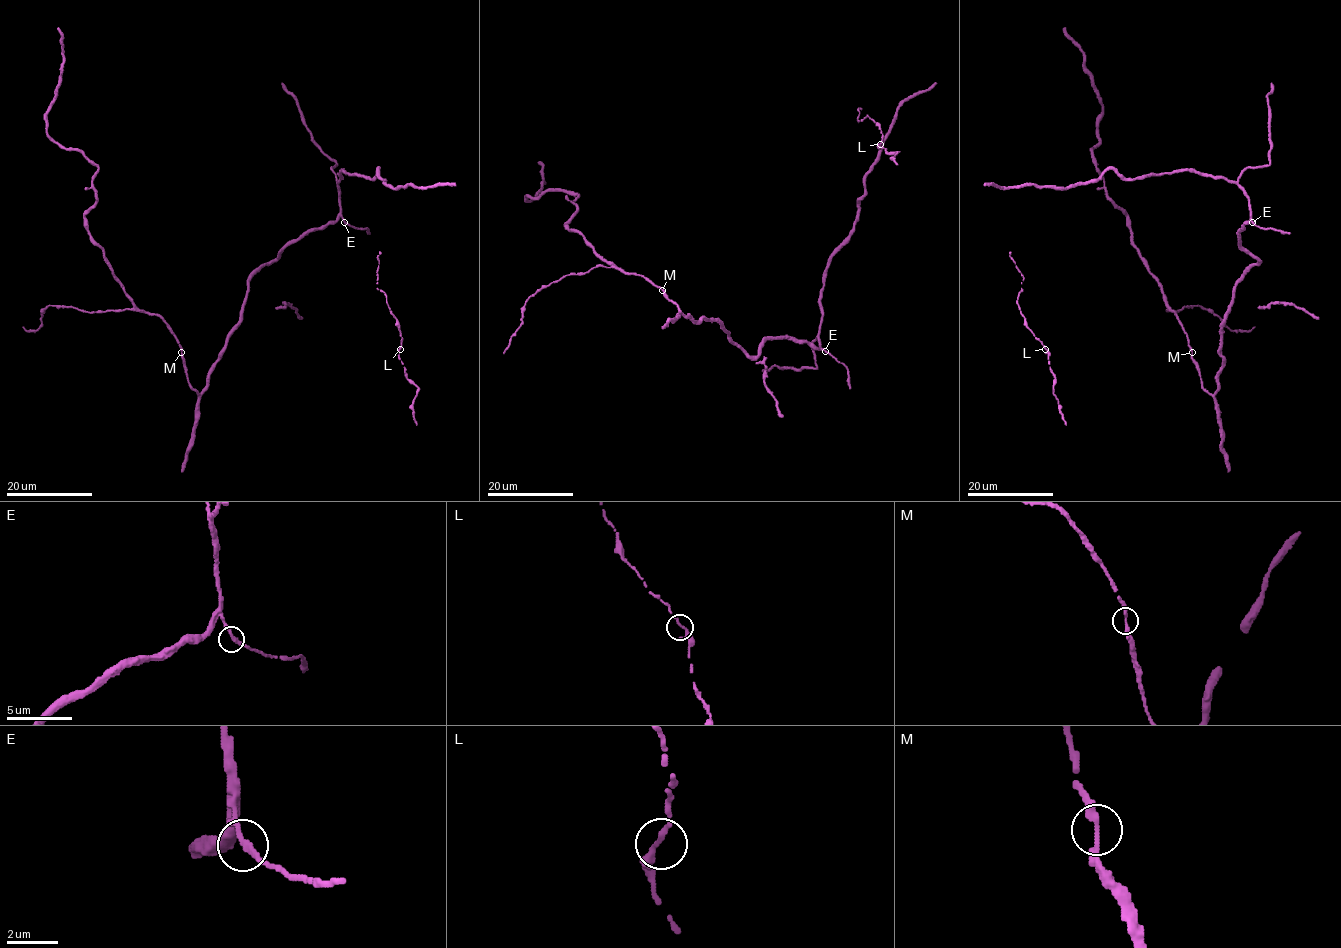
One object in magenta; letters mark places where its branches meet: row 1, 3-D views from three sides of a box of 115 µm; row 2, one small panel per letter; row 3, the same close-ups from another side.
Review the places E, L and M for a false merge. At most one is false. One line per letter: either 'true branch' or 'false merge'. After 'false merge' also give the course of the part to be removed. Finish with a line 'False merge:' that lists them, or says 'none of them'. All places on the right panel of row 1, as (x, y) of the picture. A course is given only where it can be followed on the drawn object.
E: true branch
L: true branch
M: true branch
False merge: none of them

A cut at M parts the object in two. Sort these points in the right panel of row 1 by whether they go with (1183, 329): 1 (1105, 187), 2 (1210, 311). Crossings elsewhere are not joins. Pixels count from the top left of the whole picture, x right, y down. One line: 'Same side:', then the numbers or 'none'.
Same side: 1, 2

